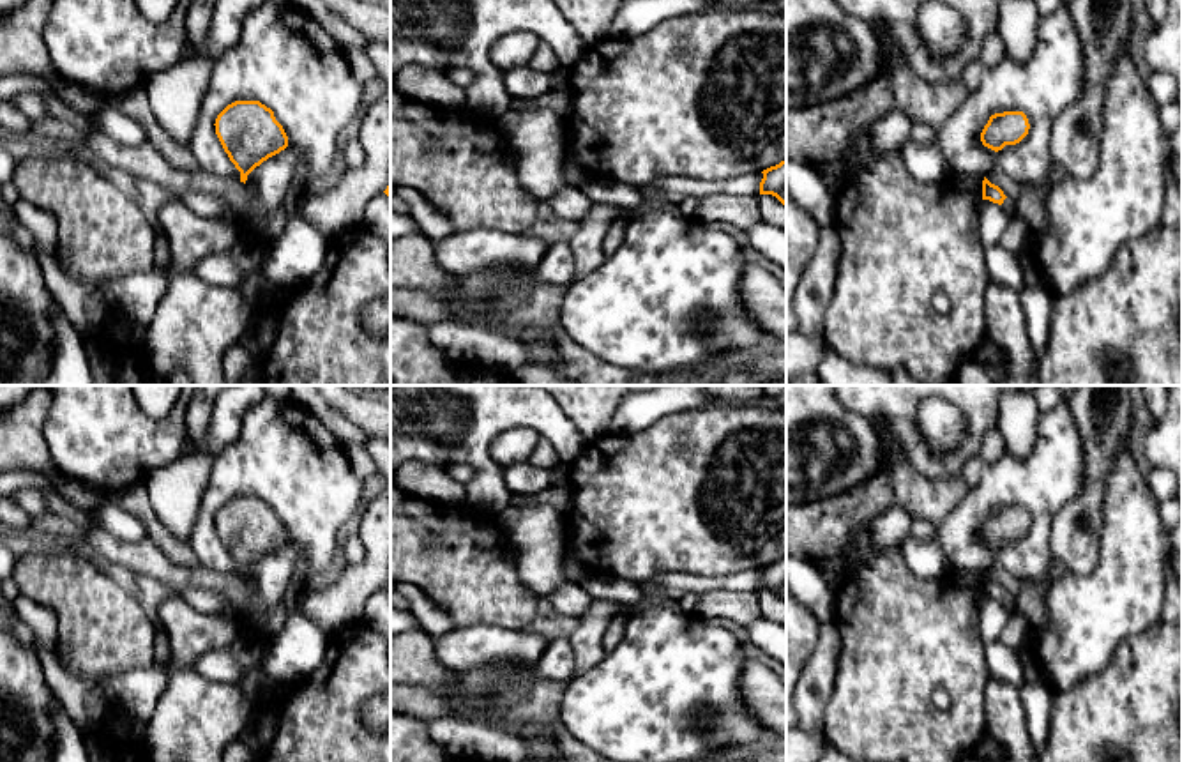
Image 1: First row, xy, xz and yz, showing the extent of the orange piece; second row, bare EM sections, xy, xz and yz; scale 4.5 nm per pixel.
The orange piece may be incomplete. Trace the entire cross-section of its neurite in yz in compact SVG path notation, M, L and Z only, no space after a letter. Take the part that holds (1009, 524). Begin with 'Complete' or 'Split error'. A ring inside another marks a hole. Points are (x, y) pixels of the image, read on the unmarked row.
Complete. M1004 507L989 513L981 529L984 543L998 548L1005 541L1016 541L1028 530L1030 520L1023 507Z

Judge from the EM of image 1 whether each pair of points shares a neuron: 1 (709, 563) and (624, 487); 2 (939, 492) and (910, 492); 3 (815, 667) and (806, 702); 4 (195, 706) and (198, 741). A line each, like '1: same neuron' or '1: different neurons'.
1: same neuron
2: same neuron
3: same neuron
4: same neuron

